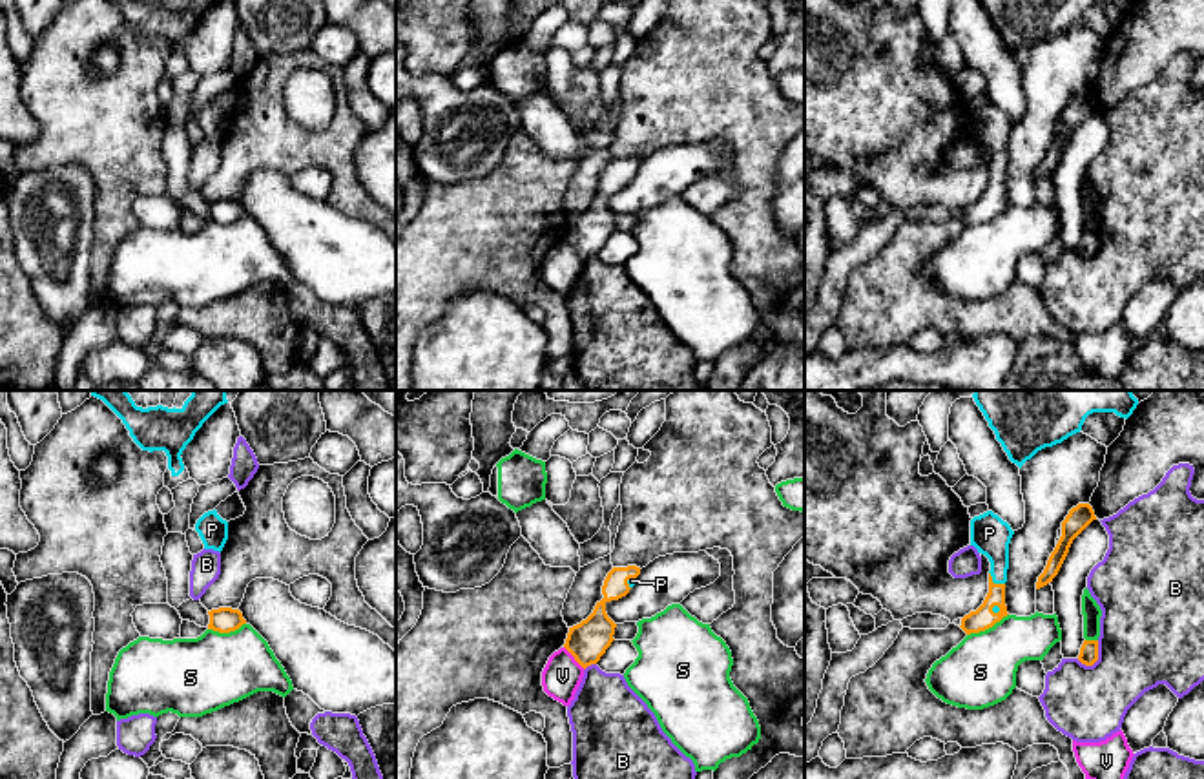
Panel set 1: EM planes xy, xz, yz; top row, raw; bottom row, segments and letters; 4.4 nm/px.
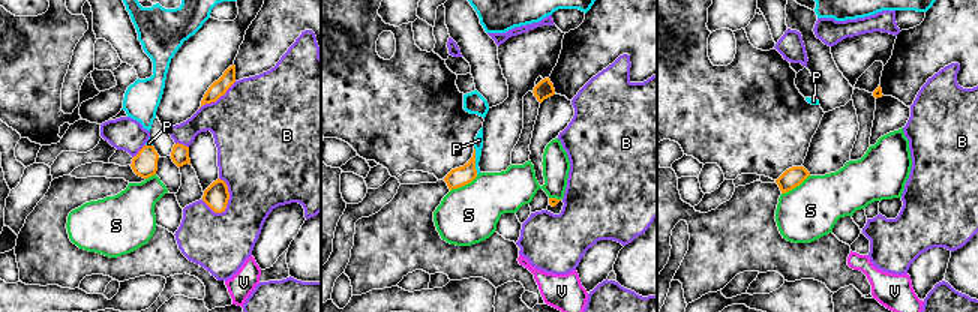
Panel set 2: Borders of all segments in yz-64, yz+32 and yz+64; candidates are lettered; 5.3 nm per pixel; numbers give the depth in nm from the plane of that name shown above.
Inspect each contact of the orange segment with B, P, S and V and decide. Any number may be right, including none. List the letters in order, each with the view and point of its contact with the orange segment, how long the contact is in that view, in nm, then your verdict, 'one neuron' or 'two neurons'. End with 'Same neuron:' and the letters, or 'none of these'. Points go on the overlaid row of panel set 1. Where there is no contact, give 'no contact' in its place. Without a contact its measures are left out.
B: yz (1097, 657) | 130 nm | two neurons
P: yz (993, 582) | 90 nm | one neuron
S: yz (987, 628) | 200 nm | two neurons
V: xz (573, 655) | 140 nm | two neurons
Same neuron: P

